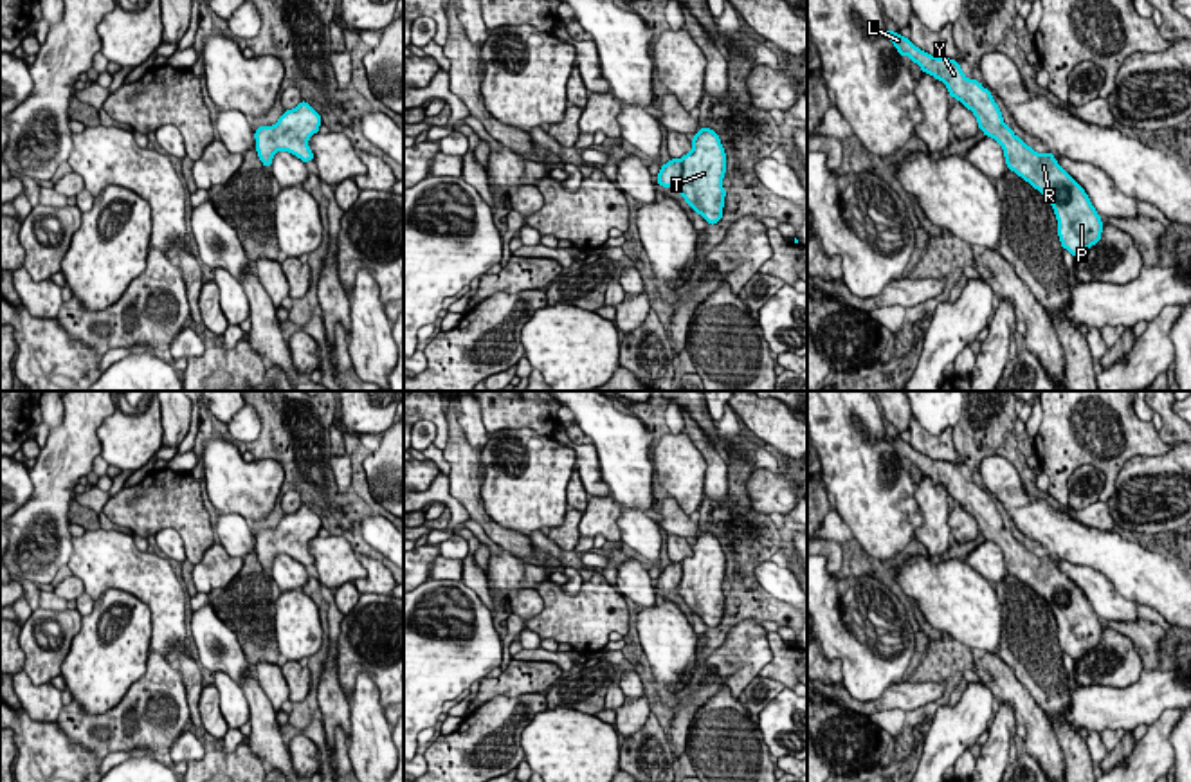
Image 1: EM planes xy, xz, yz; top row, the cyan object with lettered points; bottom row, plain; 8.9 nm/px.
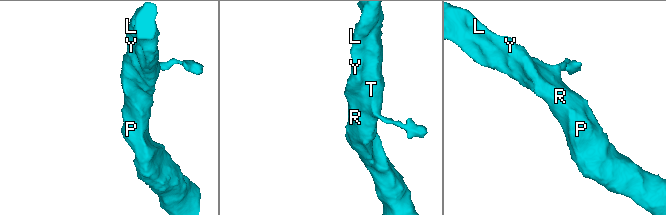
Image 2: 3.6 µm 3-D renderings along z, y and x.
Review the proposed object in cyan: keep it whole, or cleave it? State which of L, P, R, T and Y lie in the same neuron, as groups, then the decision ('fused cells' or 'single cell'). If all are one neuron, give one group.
L P R T Y; single cell

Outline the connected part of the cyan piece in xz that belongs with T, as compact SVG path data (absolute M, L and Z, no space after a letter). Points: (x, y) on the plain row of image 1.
M699 532L692 541L692 555L681 564L672 562L661 568L656 587L674 591L692 614L699 616L706 627L715 629L723 622L724 577L726 557L719 539L710 532Z

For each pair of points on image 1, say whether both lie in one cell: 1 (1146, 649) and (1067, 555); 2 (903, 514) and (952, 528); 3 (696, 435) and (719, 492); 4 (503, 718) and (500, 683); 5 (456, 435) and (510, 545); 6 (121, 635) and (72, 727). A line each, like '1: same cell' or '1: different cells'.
1: different cells
2: different cells
3: same cell
4: different cells
5: same cell
6: different cells

